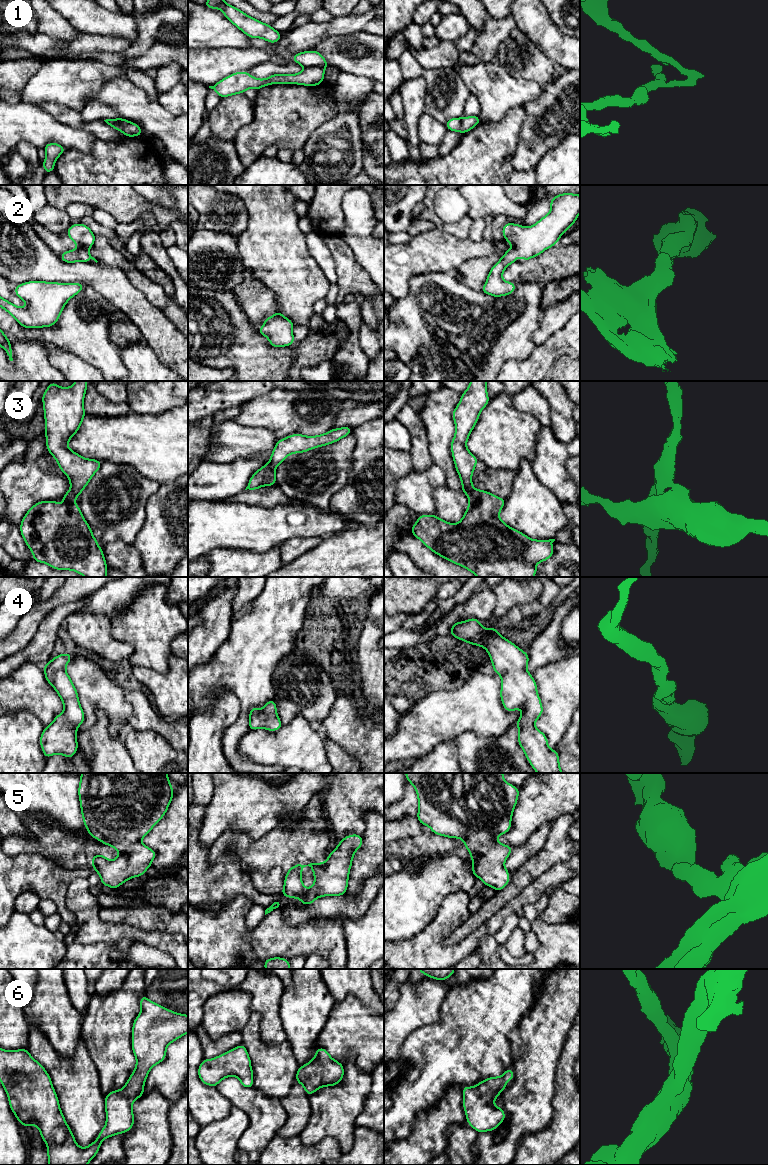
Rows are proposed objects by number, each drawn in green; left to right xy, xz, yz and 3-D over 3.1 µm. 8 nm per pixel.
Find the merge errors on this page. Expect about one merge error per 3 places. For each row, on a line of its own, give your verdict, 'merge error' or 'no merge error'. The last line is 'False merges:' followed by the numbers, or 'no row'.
1: merge error
2: no merge error
3: merge error
4: no merge error
5: no merge error
6: no merge error
False merges: 1, 3

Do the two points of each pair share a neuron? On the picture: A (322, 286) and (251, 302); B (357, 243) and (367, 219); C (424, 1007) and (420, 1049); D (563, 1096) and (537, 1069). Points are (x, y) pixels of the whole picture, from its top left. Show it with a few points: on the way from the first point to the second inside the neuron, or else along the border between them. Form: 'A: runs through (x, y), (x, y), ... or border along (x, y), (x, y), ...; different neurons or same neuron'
A: border along (259, 279), (275, 294), (278, 309); different neurons
B: runs through (359, 237), (359, 227), (361, 225); same neuron
C: border along (440, 1010), (437, 1021), (416, 1028), (404, 1040); different neurons
D: border along (558, 1065), (555, 1094), (552, 1101), (553, 1111); different neurons

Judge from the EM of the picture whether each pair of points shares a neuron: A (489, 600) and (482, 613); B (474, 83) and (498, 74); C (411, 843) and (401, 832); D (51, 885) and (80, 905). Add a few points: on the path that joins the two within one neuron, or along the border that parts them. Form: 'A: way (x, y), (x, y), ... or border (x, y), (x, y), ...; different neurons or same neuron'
A: way (486, 603), (482, 610); same neuron
B: way (480, 81), (492, 80); same neuron
C: border (422, 825), (417, 835), (394, 841); different neurons
D: border (81, 877), (66, 894), (75, 917); different neurons

